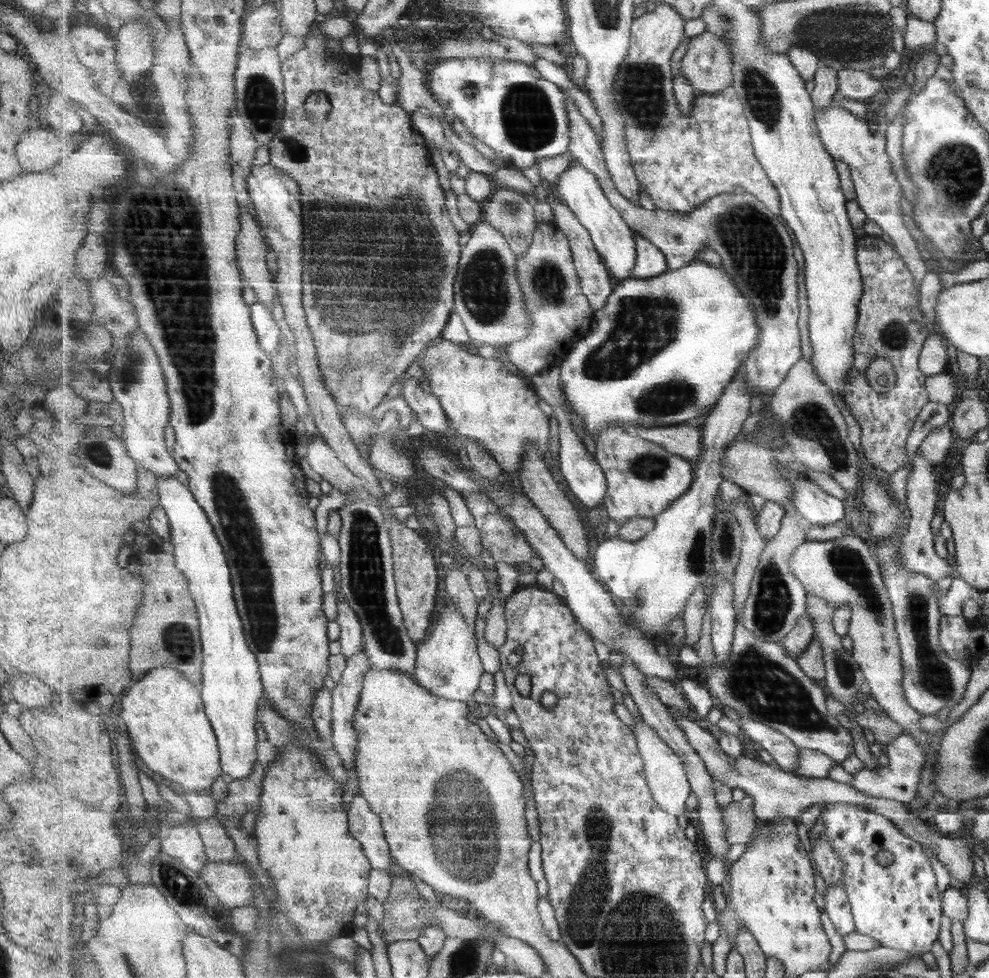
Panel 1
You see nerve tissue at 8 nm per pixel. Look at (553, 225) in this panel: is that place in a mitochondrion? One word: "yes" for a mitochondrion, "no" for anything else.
no

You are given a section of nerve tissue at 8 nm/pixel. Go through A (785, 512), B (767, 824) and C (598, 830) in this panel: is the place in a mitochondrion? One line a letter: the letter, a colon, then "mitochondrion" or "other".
A: other
B: other
C: mitochondrion

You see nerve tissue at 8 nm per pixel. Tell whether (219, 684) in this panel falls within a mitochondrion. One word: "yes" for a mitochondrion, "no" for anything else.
no

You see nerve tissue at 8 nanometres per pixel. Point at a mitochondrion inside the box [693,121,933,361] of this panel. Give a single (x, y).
(750, 239)

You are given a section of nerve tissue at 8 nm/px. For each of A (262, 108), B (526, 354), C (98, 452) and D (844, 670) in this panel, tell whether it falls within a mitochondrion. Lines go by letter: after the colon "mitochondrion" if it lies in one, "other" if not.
A: mitochondrion
B: other
C: mitochondrion
D: mitochondrion

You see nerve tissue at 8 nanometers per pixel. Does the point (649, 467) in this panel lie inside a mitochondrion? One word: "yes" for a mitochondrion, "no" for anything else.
yes

